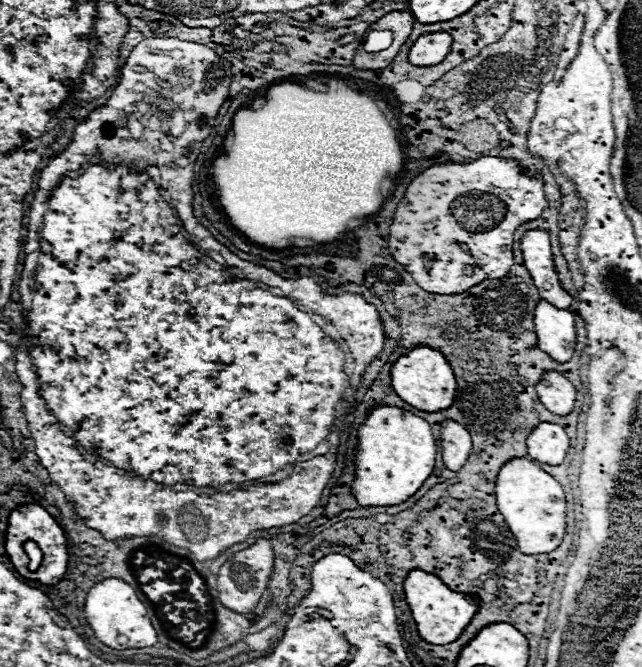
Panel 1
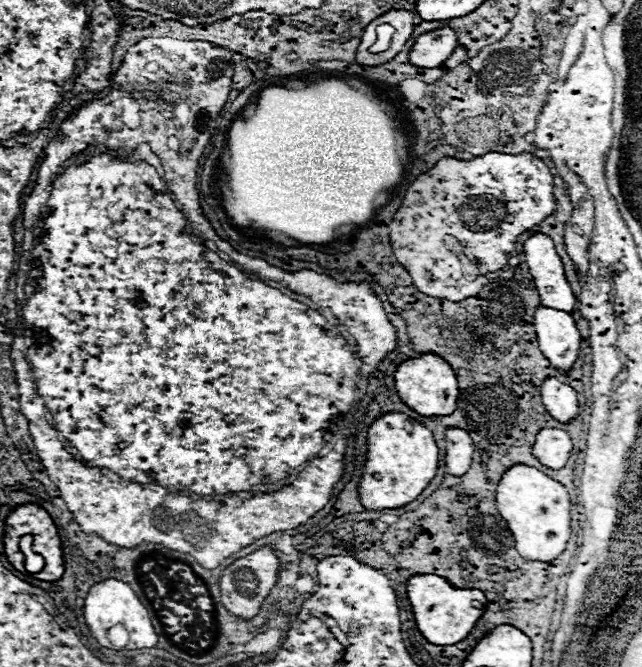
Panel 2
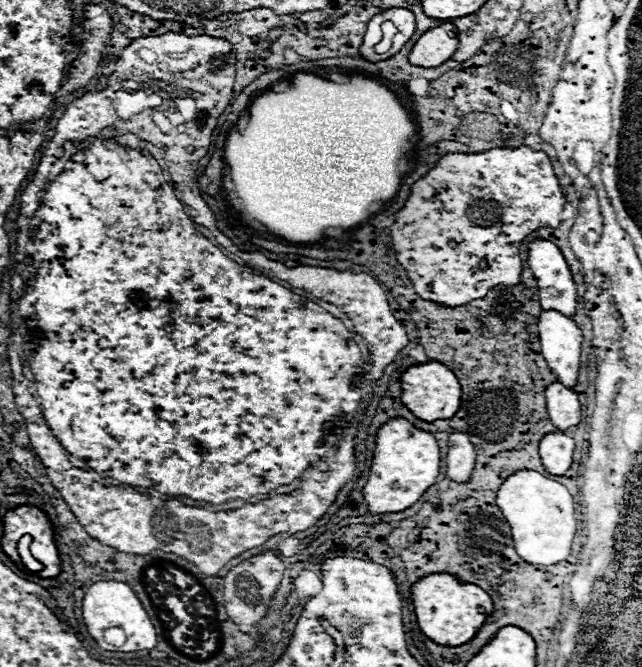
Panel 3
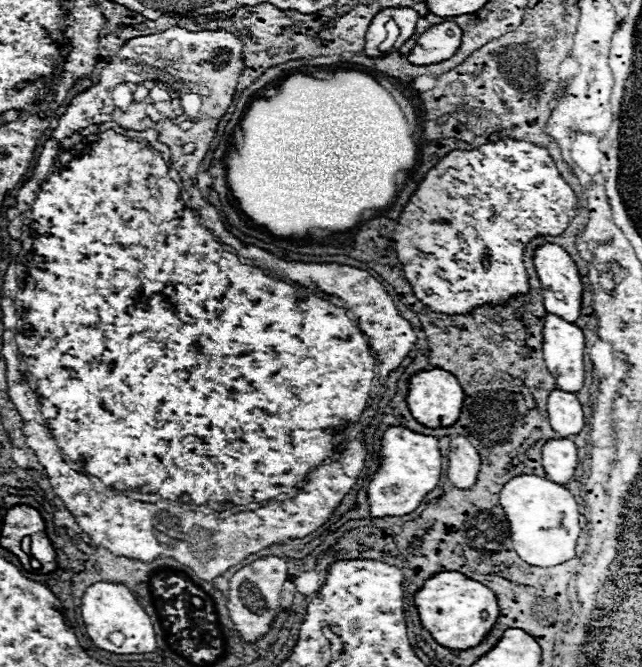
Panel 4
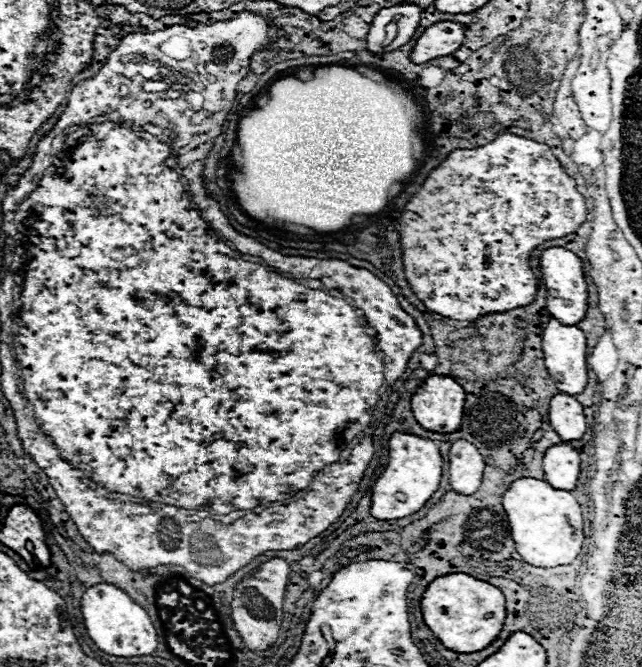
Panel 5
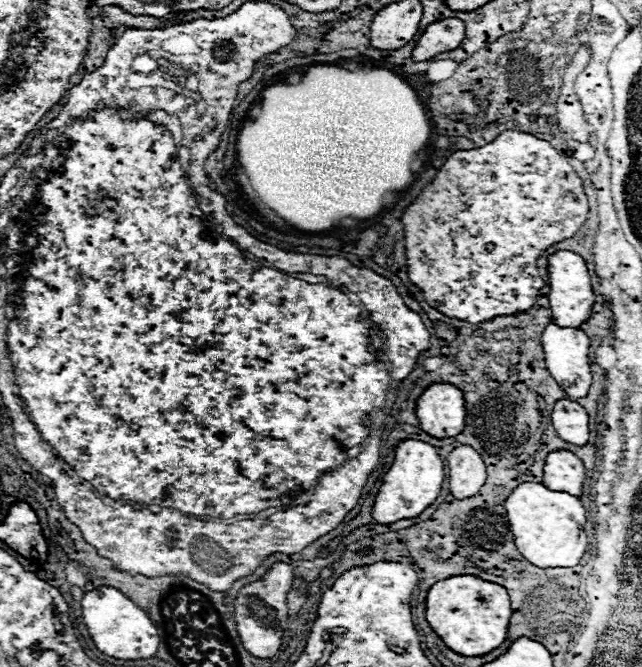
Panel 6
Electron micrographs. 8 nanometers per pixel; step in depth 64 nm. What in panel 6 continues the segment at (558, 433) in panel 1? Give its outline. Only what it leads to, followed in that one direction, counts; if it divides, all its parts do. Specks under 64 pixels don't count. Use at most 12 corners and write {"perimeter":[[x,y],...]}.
{"perimeter":[[570,450],[544,462],[550,490],[582,494],[584,464]]}

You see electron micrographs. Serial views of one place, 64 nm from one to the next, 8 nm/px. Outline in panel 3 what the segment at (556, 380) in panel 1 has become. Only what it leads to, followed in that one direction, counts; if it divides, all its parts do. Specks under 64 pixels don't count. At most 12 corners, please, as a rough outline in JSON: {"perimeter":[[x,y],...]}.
{"perimeter":[[546,386],[548,416],[560,432],[578,426],[582,410],[574,390]]}

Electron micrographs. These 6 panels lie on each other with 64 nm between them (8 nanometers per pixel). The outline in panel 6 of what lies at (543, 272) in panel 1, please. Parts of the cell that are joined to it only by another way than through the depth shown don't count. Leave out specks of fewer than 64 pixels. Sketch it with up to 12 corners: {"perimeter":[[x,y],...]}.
{"perimeter":[[548,256],[554,322],[580,328],[594,304],[586,260]]}

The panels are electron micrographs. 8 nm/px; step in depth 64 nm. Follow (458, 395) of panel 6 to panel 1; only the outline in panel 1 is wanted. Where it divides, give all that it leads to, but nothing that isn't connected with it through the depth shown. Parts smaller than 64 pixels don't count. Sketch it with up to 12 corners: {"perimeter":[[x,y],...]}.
{"perimeter":[[430,346],[392,364],[396,394],[426,412],[456,394],[450,364]]}

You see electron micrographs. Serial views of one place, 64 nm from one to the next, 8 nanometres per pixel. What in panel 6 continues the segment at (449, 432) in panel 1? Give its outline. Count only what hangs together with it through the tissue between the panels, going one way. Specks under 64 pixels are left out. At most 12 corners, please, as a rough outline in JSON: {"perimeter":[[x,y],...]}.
{"perimeter":[[472,446],[448,454],[450,494],[470,498],[486,480]]}

